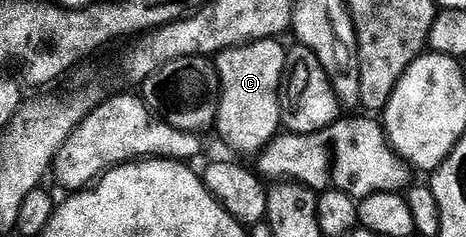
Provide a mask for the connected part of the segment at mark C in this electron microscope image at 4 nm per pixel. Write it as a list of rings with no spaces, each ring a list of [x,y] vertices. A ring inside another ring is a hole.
[[[279,39],[255,40],[237,48],[227,48],[225,52],[215,57],[216,72],[220,75],[220,105],[214,125],[214,132],[220,135],[220,140],[228,148],[237,152],[235,155],[259,157],[268,147],[269,142],[276,139],[281,131],[280,123],[280,86],[284,74],[285,45],[280,45]]]

